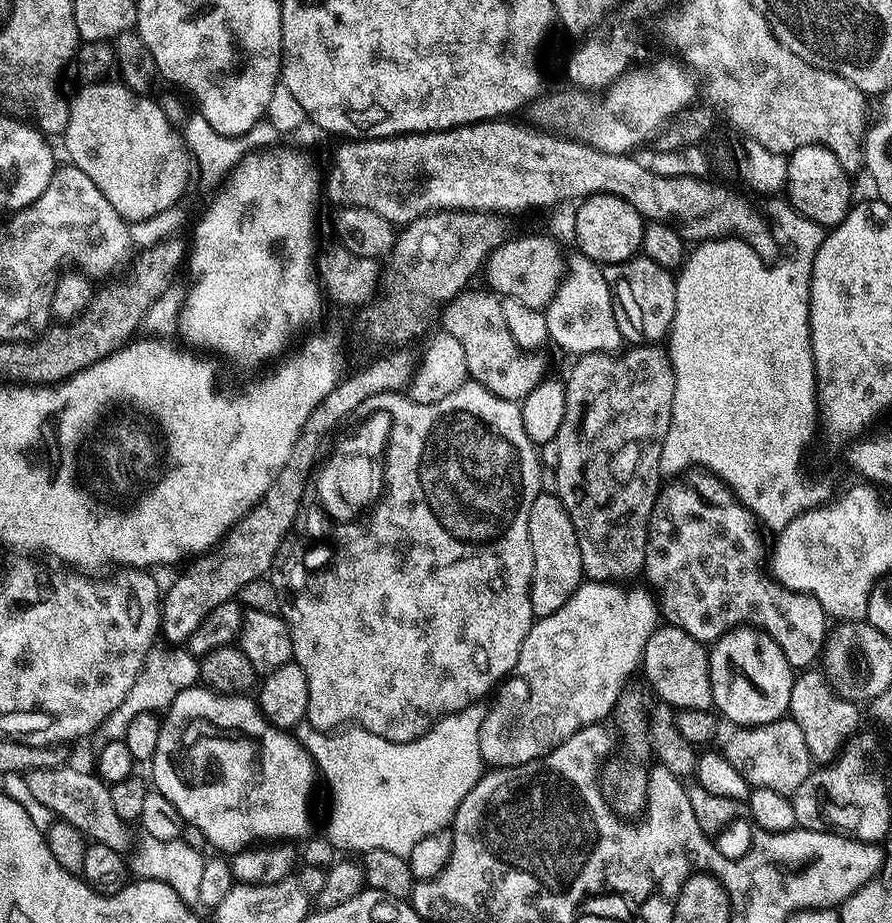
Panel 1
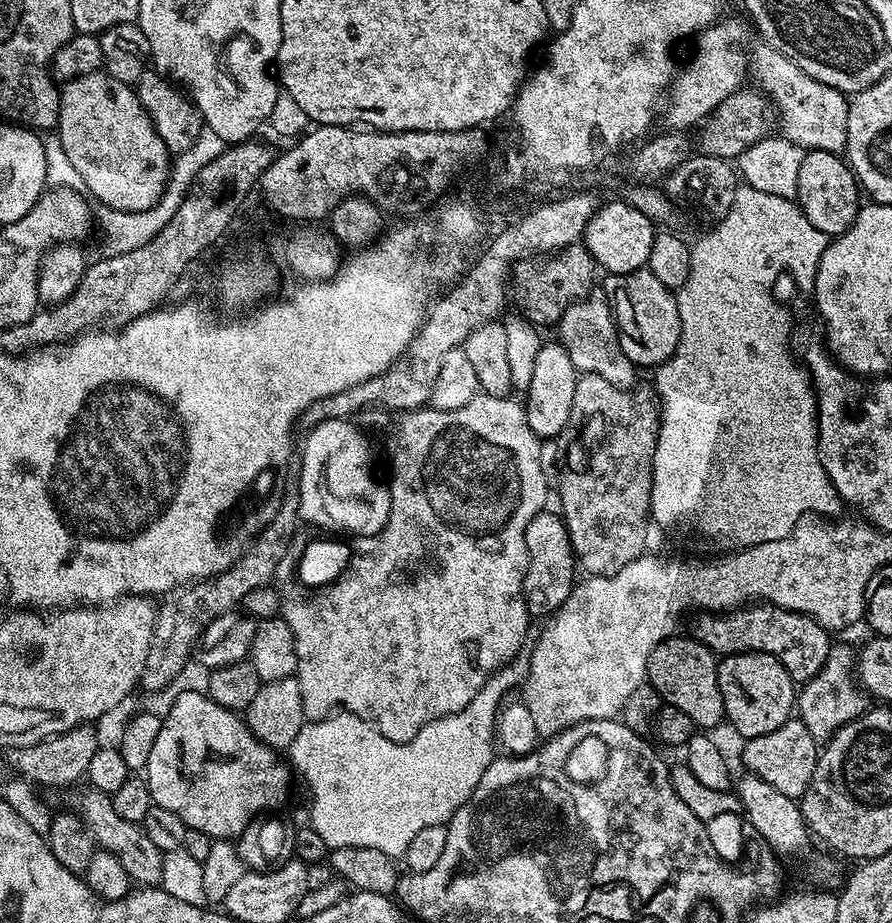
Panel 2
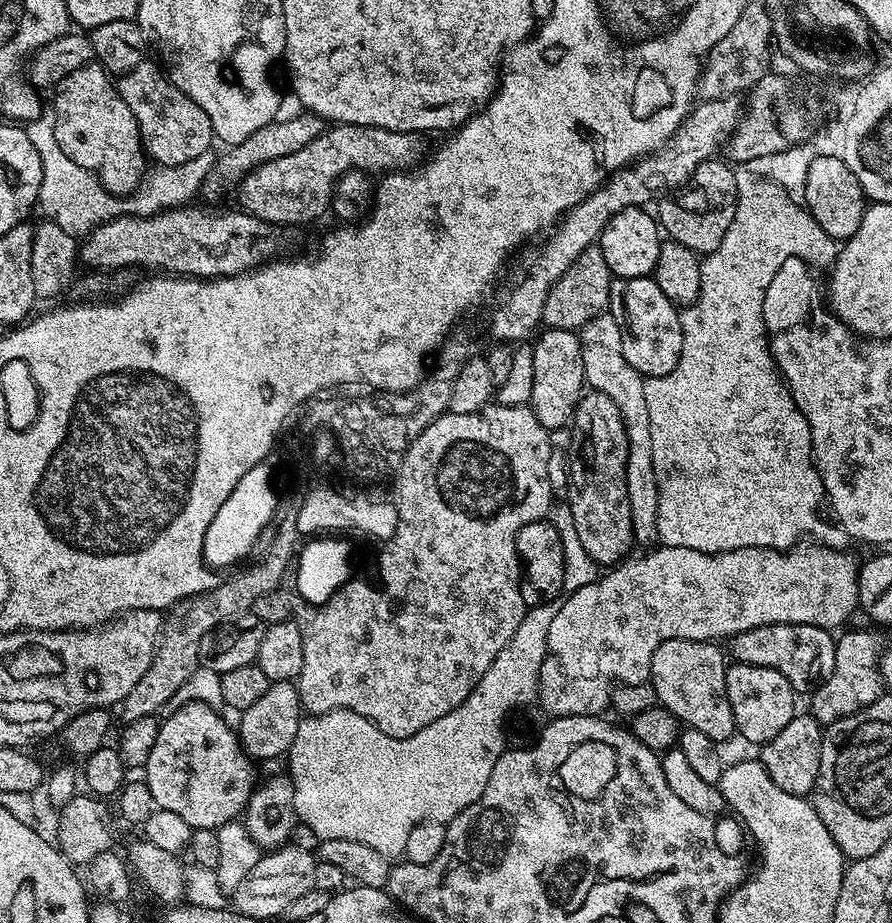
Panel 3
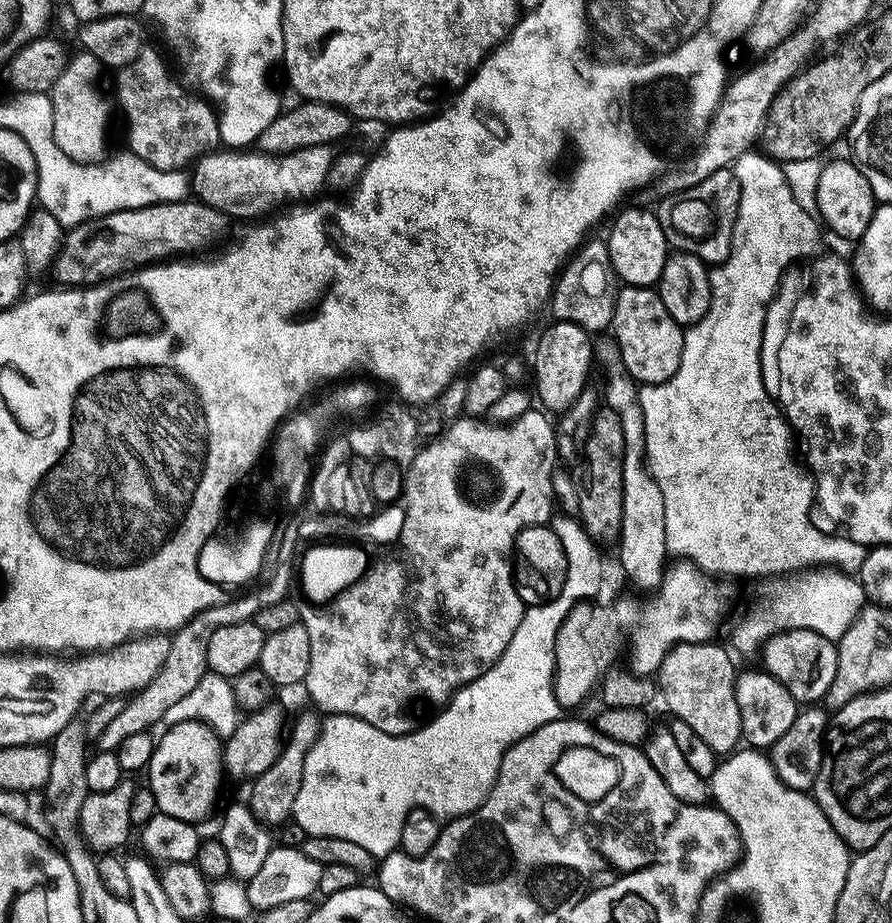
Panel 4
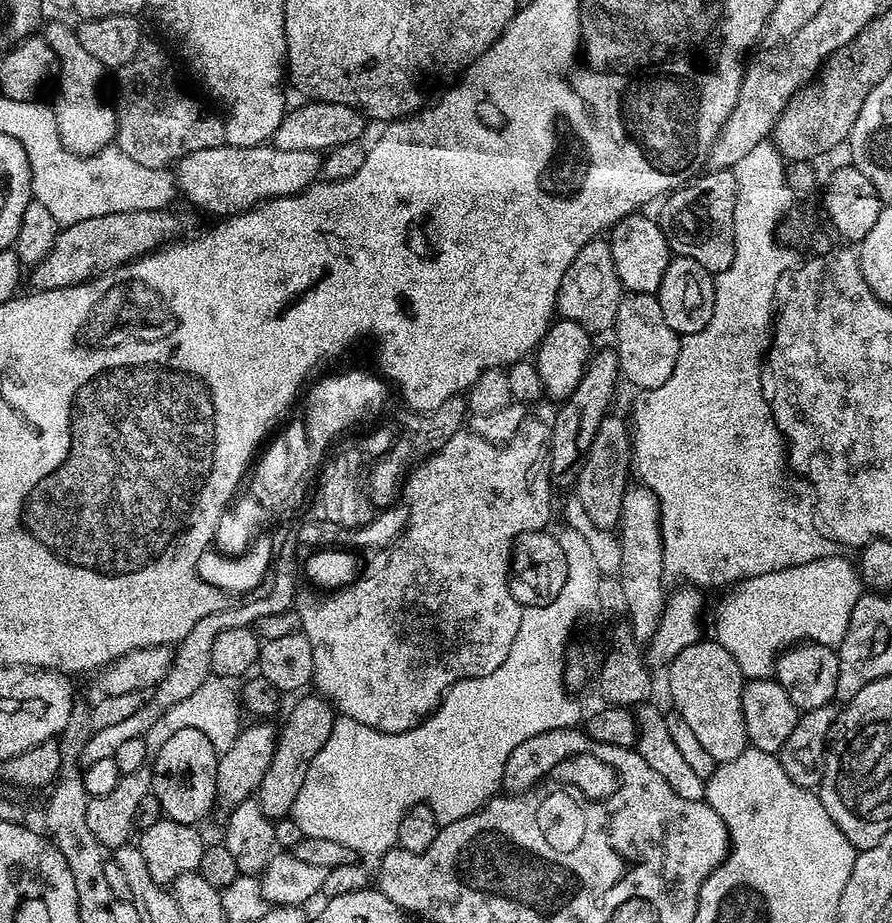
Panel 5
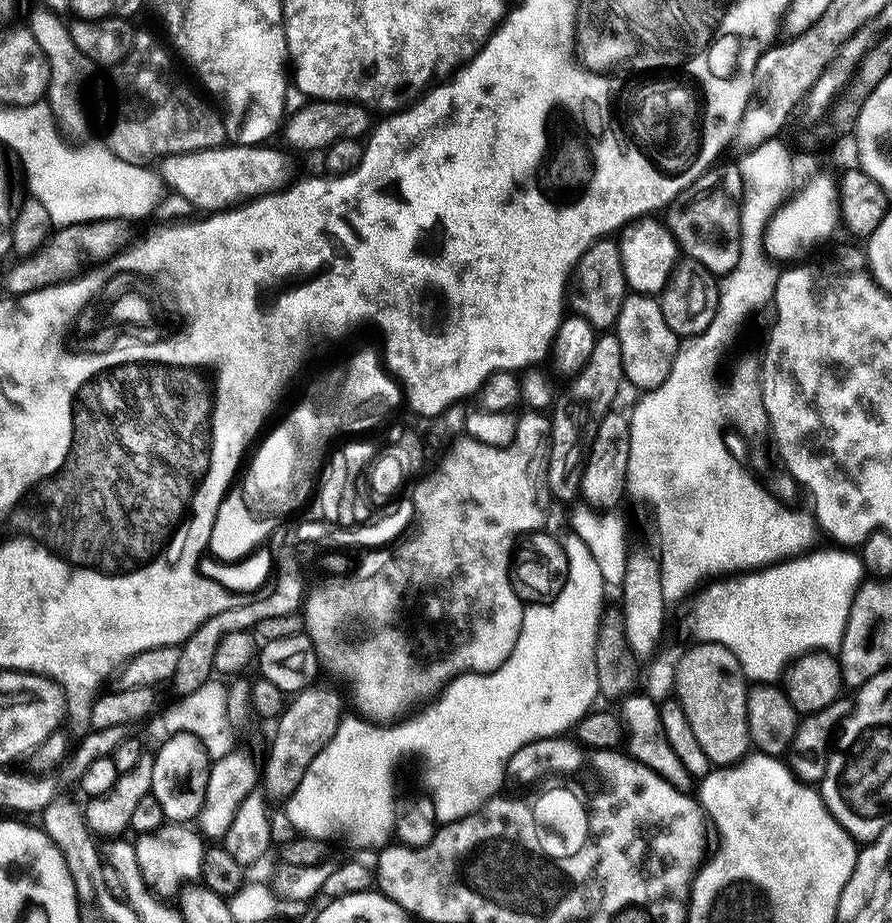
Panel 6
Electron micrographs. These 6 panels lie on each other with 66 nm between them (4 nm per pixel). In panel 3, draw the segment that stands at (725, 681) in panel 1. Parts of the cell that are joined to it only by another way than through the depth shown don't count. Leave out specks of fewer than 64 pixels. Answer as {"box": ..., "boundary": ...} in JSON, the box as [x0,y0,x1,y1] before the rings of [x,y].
{"box":[726,663,798,746],"boundary":[[[729,663],[726,667],[726,694],[734,710],[739,739],[749,740],[755,746],[763,746],[770,742],[770,738],[774,738],[774,734],[782,734],[782,730],[786,730],[786,722],[798,714],[797,692],[778,670],[766,666]]]}

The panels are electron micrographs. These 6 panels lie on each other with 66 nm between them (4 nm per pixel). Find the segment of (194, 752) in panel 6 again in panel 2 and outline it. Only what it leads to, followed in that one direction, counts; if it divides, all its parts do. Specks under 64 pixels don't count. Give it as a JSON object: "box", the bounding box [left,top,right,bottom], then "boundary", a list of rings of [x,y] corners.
{"box":[146,692,294,838],"boundary":[[[187,692],[182,694],[174,702],[174,706],[170,706],[170,710],[162,717],[164,725],[158,734],[158,739],[154,741],[154,750],[150,750],[150,762],[146,769],[146,779],[150,786],[150,794],[152,795],[152,803],[157,808],[165,808],[171,810],[174,814],[178,814],[178,818],[182,818],[182,822],[189,826],[209,826],[208,824],[220,824],[219,835],[224,838],[238,838],[246,830],[246,826],[252,820],[257,819],[267,808],[276,808],[288,796],[288,787],[294,781],[293,773],[290,771],[289,765],[279,760],[277,749],[272,748],[269,744],[264,744],[258,739],[251,730],[248,729],[245,717],[238,712],[232,712],[228,708],[218,706],[218,702],[214,702],[203,692]]]}

